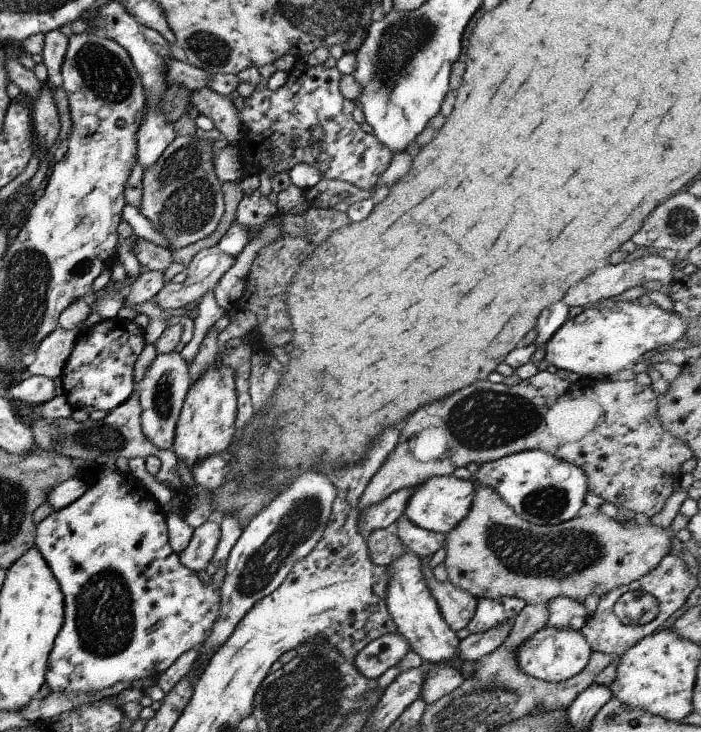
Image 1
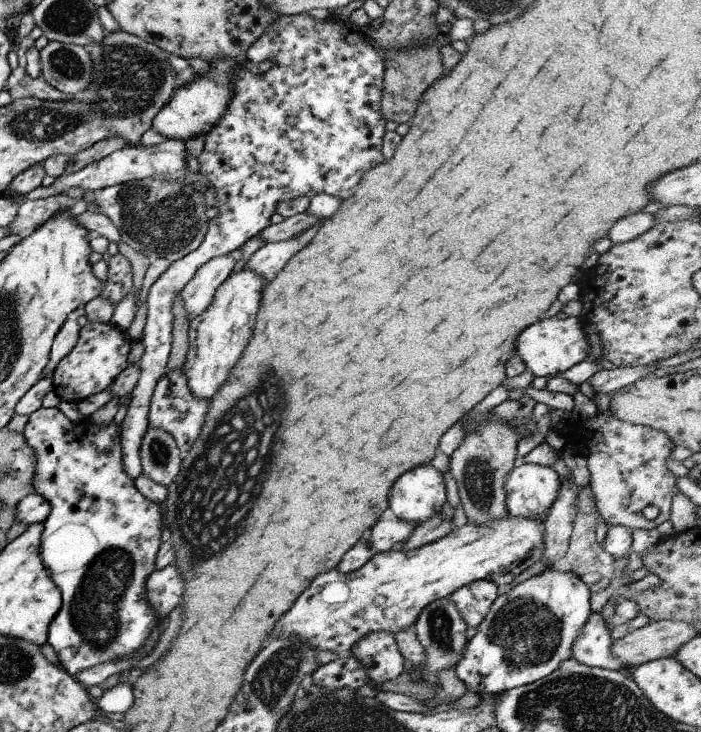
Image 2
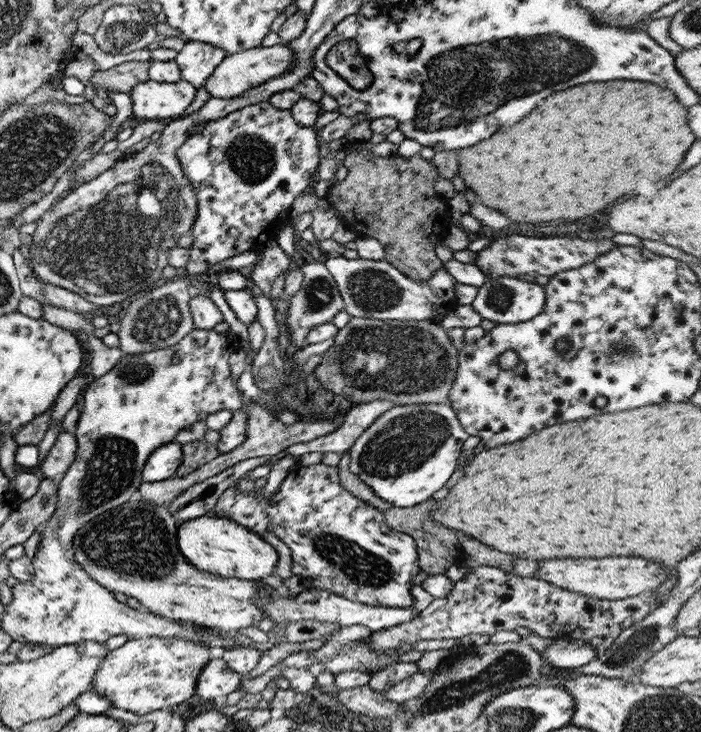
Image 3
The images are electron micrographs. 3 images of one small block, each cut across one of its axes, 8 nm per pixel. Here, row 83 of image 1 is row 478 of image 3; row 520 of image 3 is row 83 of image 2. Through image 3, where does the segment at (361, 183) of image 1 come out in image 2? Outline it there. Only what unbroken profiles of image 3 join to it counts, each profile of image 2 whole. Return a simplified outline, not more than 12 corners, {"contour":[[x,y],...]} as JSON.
{"contour":[[280,15],[200,173],[218,216],[150,287],[121,426],[142,474],[175,298],[278,202],[350,198],[385,162],[385,65],[352,23]]}

